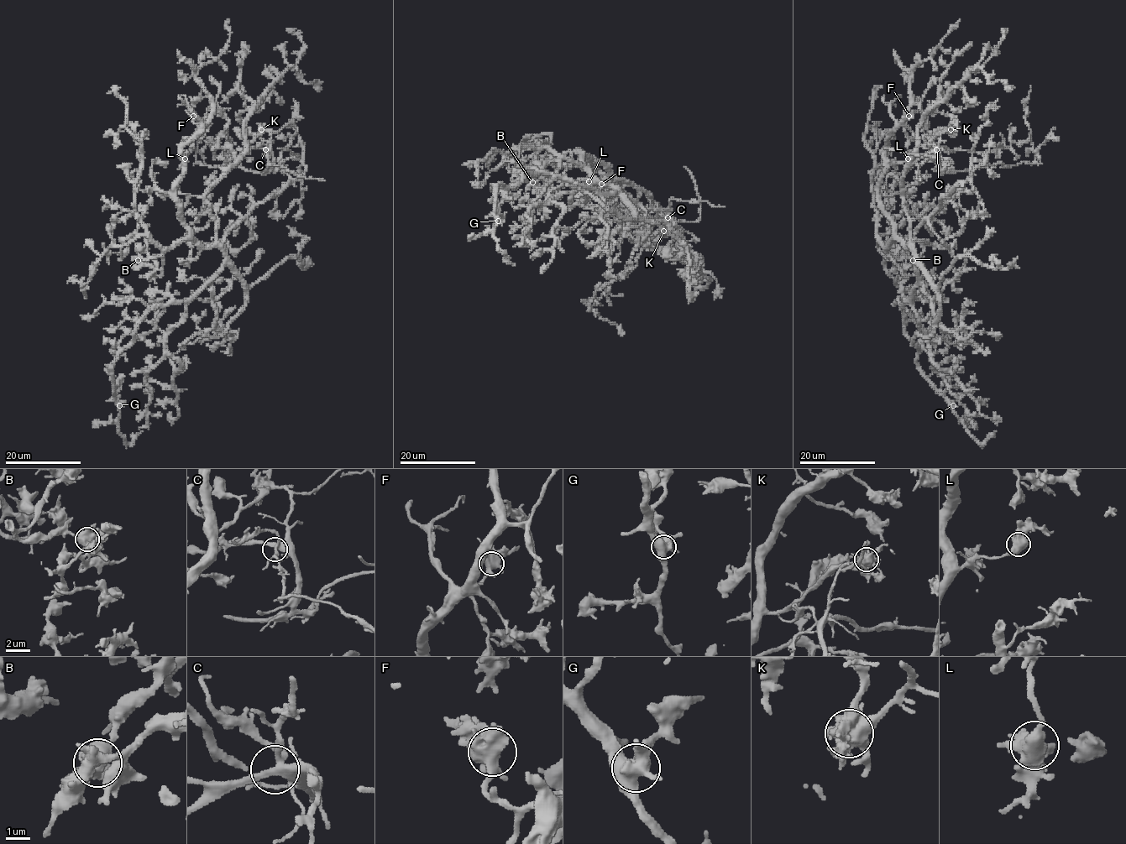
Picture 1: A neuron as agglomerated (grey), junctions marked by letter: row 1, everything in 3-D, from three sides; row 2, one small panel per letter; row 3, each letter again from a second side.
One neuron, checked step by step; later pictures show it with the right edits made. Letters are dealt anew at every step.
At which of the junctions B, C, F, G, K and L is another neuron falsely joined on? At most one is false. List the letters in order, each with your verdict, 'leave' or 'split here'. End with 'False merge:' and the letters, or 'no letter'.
B: leave
C: leave
F: leave
G: leave
K: split here
L: leave
False merge: K

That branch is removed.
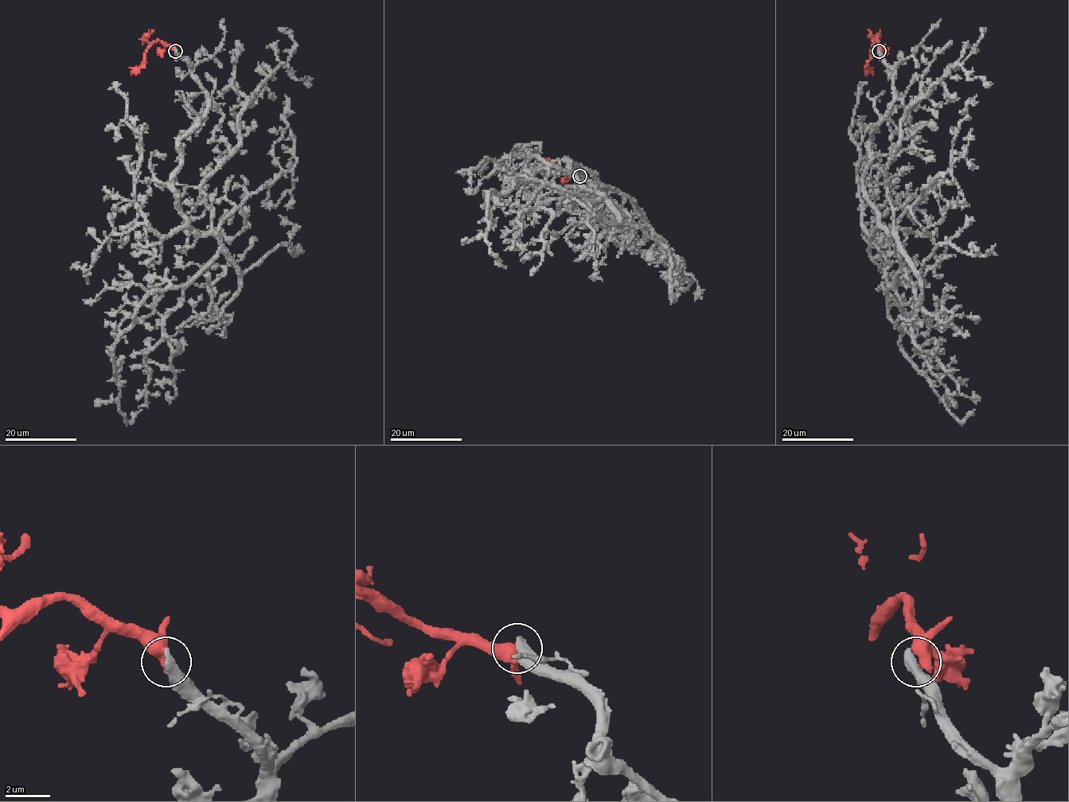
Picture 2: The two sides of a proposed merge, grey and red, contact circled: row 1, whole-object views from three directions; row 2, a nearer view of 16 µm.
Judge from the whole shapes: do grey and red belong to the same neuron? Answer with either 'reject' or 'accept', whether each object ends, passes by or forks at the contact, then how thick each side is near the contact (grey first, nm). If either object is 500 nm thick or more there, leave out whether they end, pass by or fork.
accept; 550 nm thick on the grey side, 550 nm on the other

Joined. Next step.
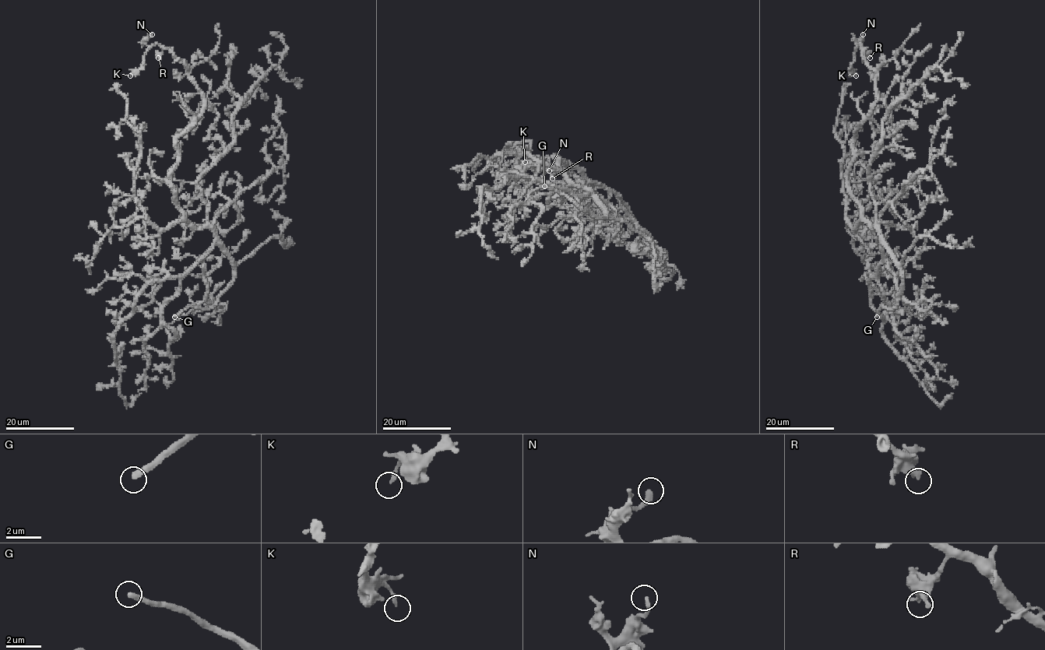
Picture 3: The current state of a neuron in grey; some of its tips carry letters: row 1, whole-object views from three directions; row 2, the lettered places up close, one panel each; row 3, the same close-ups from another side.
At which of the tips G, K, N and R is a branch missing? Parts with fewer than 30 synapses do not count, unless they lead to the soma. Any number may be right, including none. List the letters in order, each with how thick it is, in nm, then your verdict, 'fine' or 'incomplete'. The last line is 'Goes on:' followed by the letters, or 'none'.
G: 320 nm | incomplete
K: 190 nm | fine
N: 260 nm | fine
R: 360 nm | fine
Goes on: G

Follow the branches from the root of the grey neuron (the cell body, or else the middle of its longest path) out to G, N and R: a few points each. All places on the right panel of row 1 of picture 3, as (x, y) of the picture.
G: (874, 227), (900, 268), (902, 291), (893, 308), (882, 306), (877, 317)
N: (874, 227), (863, 216), (847, 180), (854, 130), (877, 98), (875, 72), (856, 44), (863, 34)
R: (874, 227), (863, 216), (847, 180), (854, 130), (877, 98), (875, 72), (862, 48), (870, 57)

